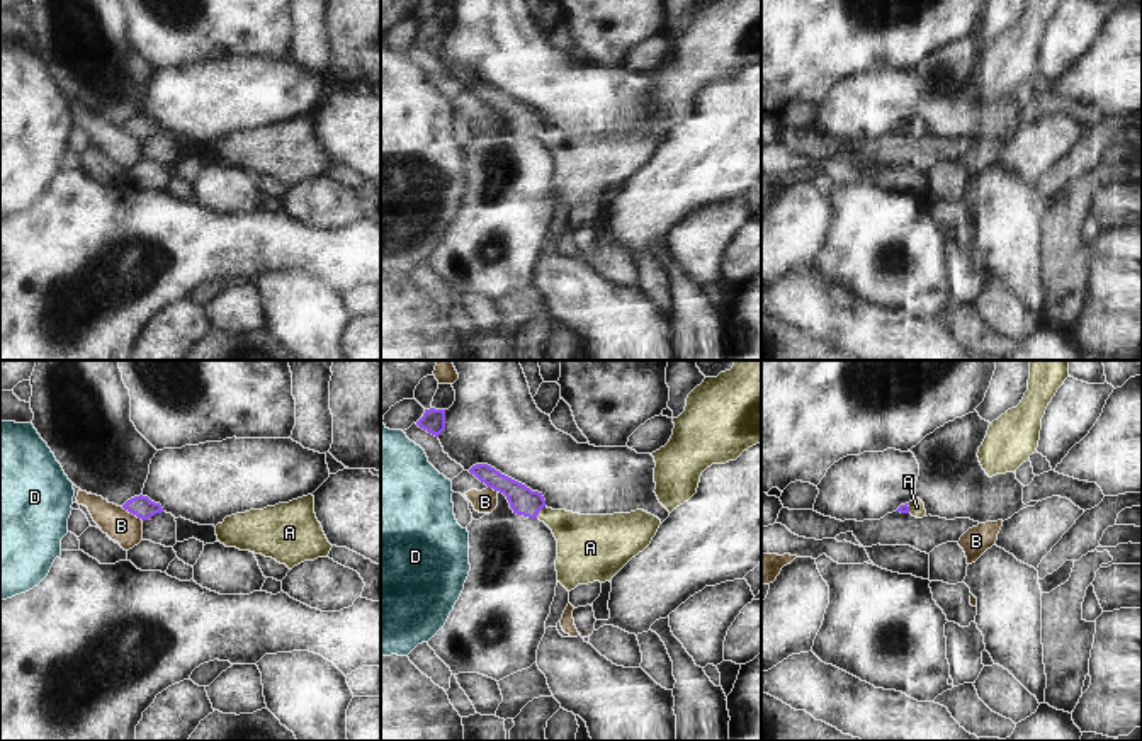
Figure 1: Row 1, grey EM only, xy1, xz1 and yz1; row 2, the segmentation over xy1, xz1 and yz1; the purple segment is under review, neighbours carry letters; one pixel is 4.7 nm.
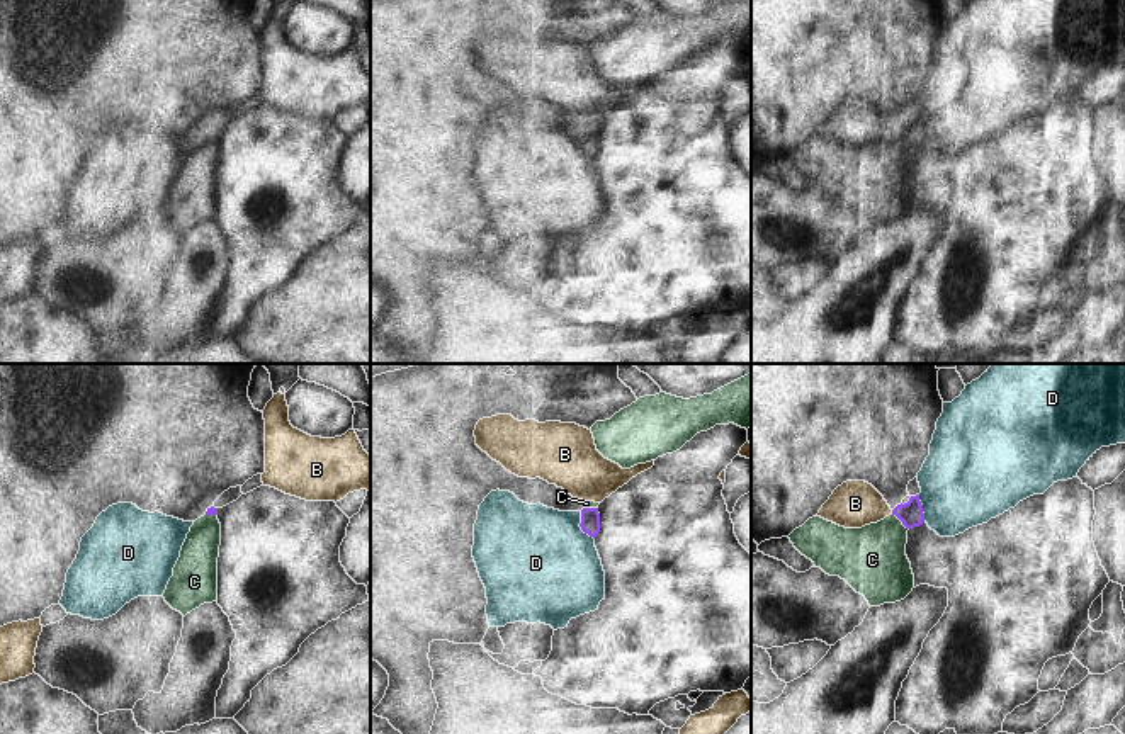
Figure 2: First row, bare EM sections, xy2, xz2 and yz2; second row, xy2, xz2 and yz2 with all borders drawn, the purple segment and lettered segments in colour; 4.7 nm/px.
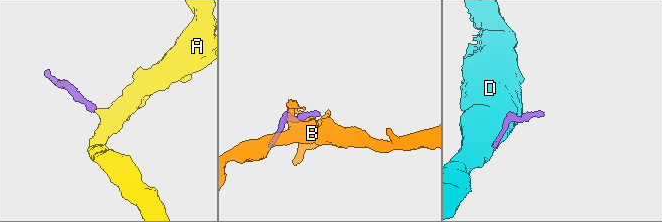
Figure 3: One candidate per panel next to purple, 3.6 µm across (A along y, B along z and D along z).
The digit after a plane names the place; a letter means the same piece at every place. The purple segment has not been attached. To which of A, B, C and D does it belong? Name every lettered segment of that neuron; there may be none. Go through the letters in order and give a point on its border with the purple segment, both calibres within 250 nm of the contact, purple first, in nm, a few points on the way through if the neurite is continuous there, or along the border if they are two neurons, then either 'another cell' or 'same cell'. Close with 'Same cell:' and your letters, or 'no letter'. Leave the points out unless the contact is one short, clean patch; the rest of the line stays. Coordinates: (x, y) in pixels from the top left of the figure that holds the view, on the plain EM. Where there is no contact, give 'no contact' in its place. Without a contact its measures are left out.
A: meets purple in xz1 at (539, 130); 130 nm thick on the purple side, 240 nm on the other; runs through xz1 (522, 119), (539, 130), (559, 140), (582, 158); same cell
B: meets purple in xy1 at (131, 131); 100 nm thick on the purple side, 150 nm on the other; border along xy1 (121, 126), (141, 140); another cell
C: meets purple in yz2 at (901, 140); 120 nm thick on the purple side, 320 nm on the other; border along yz2 (893, 133), (908, 148); another cell
D: meets purple in xz2 at (580, 145); 100 nm thick on the purple side, 500 nm on the other; another cell
Same cell: A

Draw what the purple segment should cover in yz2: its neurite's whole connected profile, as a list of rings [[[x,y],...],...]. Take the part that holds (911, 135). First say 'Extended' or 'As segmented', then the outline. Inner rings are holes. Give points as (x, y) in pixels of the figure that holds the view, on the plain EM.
As segmented. [[[919,114],[911,116],[907,122],[901,122],[892,129],[892,134],[896,134],[906,148],[914,148],[923,144],[924,133],[923,124],[919,121]]]

